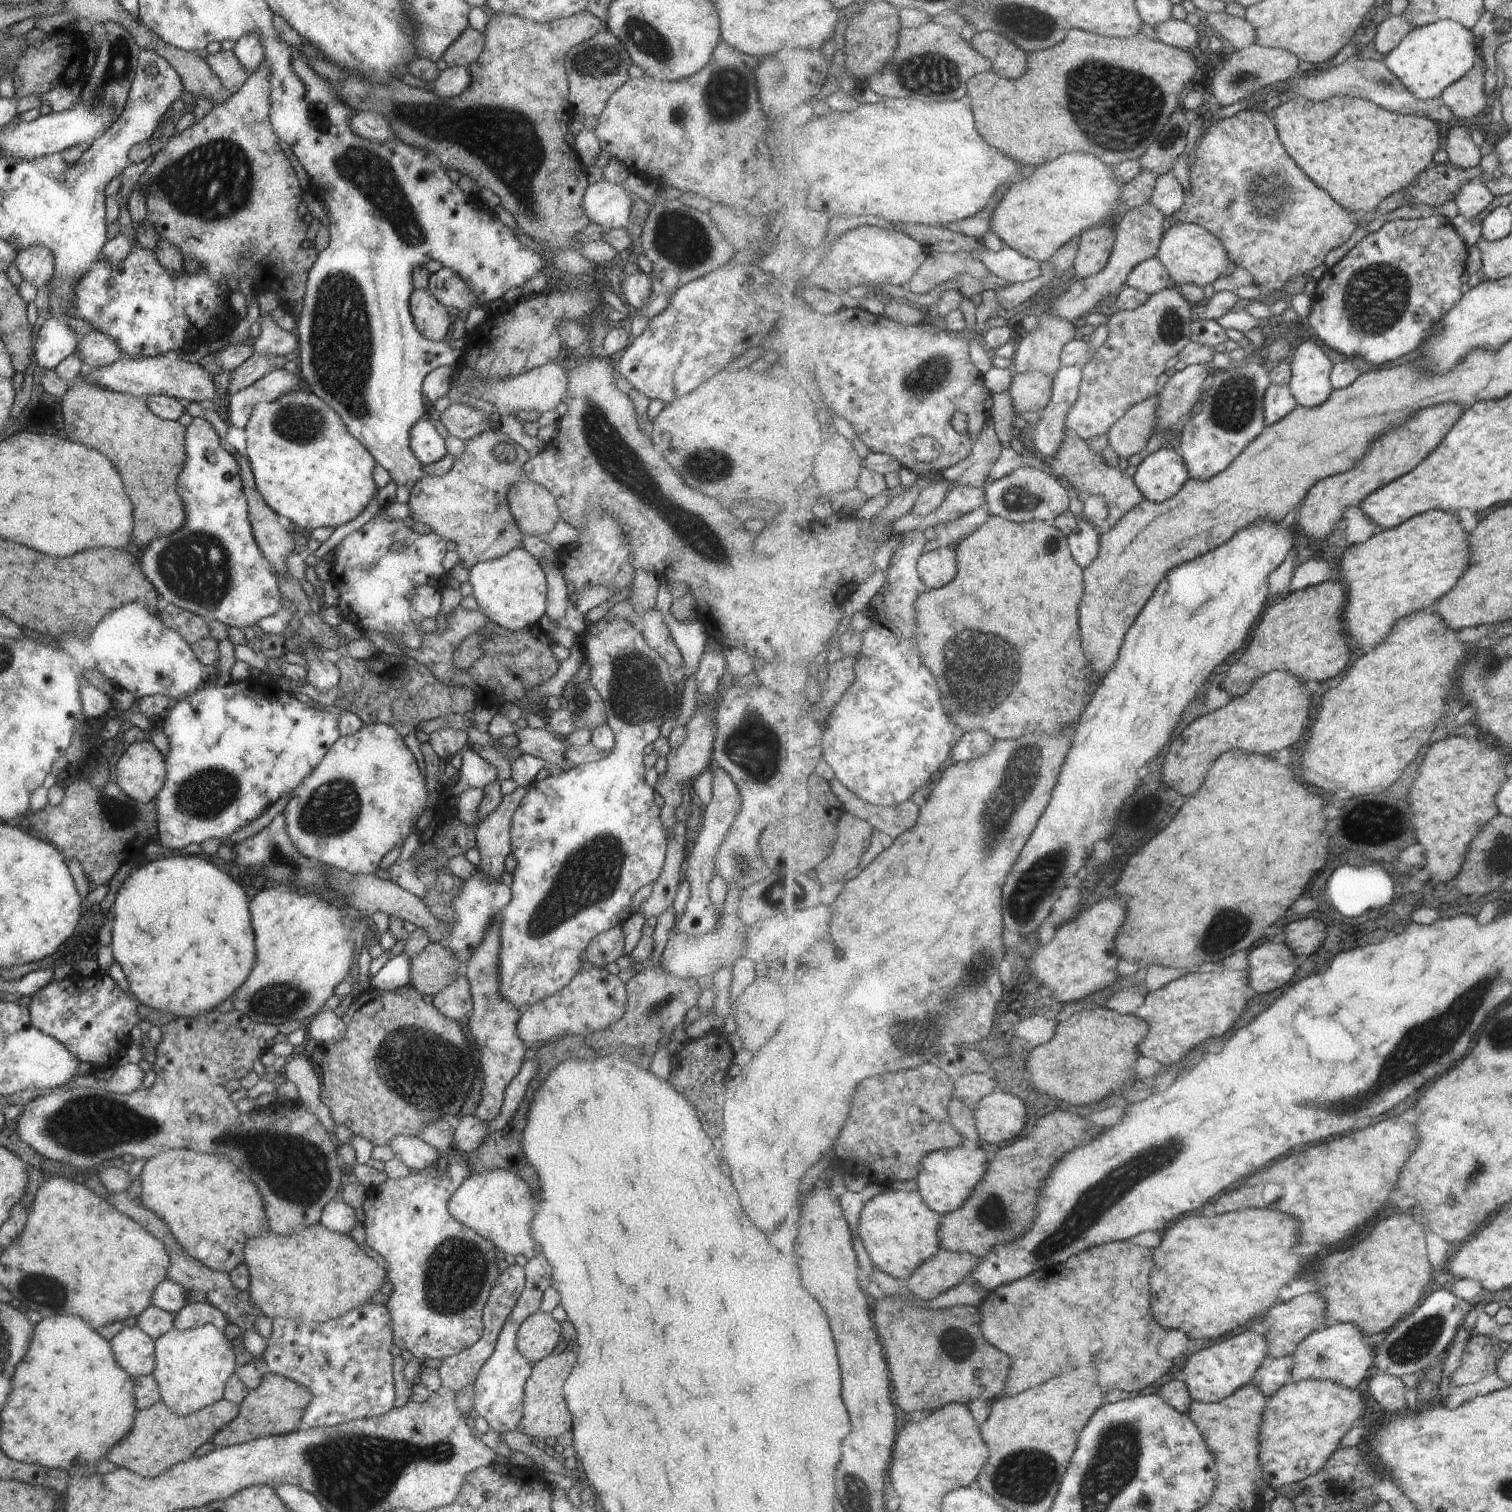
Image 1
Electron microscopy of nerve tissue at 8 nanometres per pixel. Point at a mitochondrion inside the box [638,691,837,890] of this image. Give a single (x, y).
(751, 747)

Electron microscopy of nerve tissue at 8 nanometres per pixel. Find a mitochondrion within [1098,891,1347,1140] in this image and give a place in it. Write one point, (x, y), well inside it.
(1229, 926)

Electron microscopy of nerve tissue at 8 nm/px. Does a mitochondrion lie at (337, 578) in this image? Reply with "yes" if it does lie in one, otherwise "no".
no

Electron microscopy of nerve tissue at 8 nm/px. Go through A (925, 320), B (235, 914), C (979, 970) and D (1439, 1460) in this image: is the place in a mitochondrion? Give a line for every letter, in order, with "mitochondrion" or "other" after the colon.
A: other
B: other
C: mitochondrion
D: other

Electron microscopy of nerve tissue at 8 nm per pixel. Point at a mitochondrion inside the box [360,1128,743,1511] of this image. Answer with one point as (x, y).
(458, 1269)

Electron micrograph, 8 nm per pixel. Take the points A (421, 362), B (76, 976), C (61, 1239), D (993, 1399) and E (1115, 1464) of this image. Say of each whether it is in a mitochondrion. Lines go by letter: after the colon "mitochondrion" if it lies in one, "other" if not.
A: other
B: other
C: other
D: other
E: mitochondrion

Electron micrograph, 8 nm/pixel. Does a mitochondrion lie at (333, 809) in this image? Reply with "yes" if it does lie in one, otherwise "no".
yes

